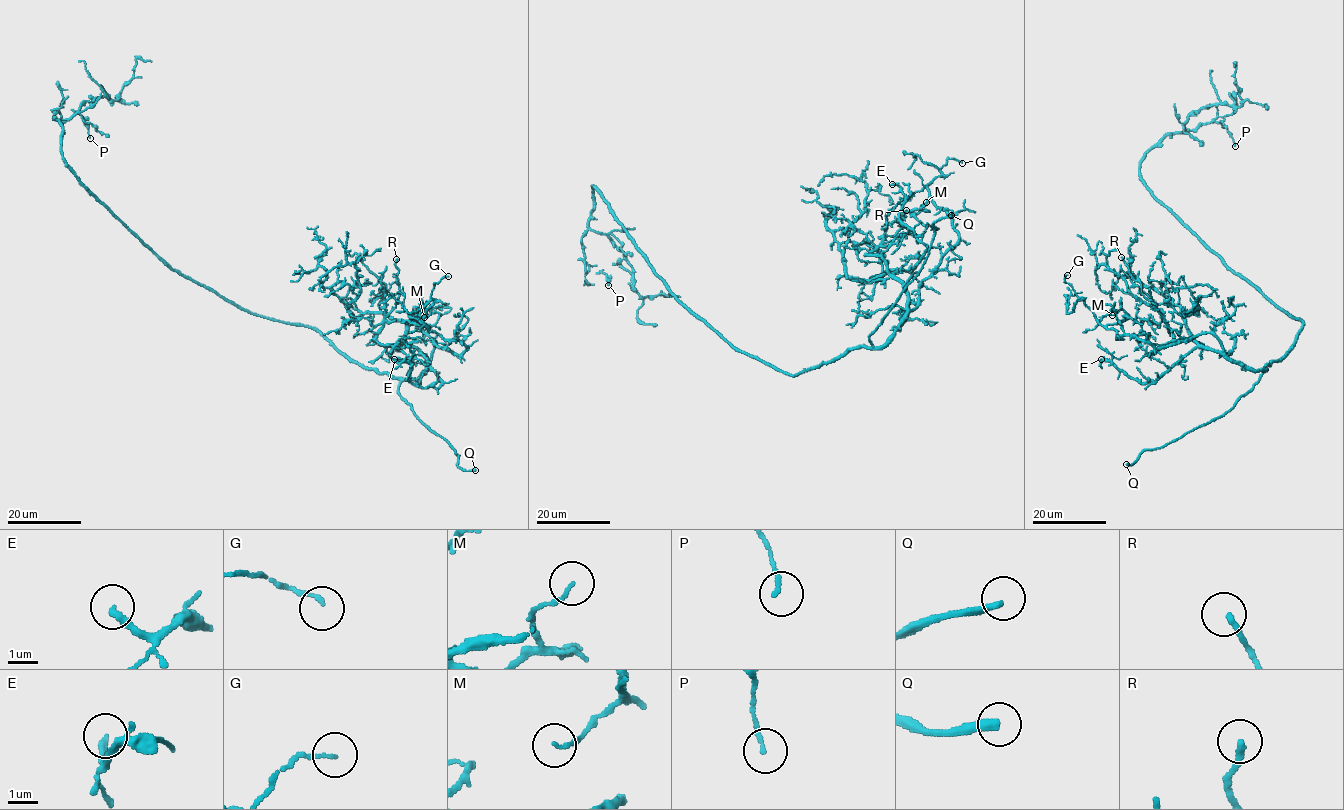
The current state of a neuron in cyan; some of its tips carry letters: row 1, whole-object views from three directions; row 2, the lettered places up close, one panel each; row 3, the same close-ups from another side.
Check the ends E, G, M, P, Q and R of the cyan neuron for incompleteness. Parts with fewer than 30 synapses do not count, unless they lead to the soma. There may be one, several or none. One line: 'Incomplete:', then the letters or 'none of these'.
Incomplete: E, Q

